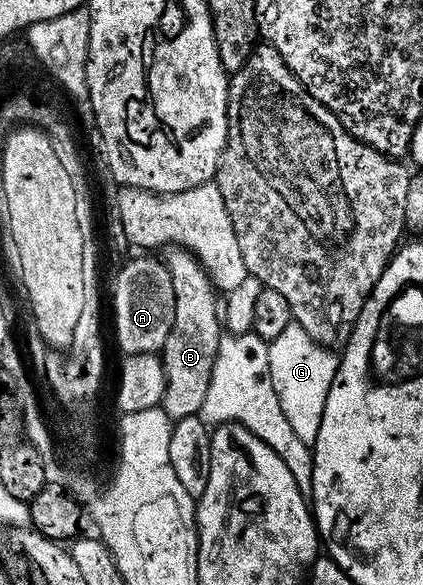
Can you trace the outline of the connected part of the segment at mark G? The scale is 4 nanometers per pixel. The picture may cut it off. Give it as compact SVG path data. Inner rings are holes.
M291 322L285 325L284 331L276 339L267 344L269 349L269 377L273 381L273 389L277 389L277 401L281 401L281 409L289 421L289 432L299 443L304 443L307 449L314 448L317 432L321 429L321 417L325 413L325 397L329 397L329 389L333 385L333 377L339 368L339 355L332 348L323 347L300 323Z

